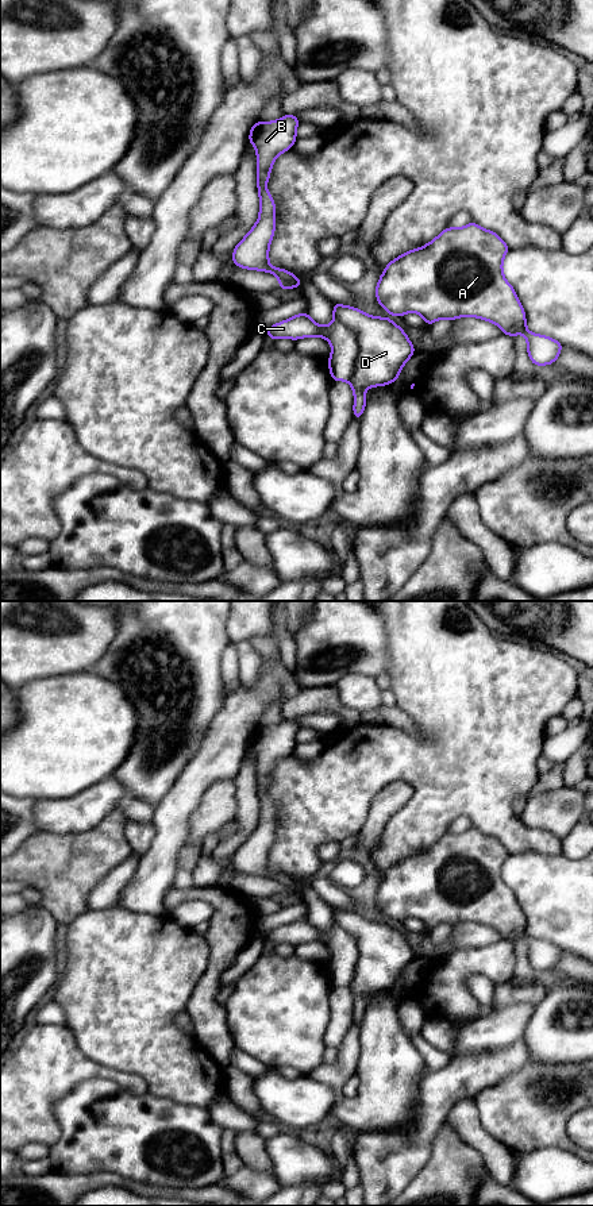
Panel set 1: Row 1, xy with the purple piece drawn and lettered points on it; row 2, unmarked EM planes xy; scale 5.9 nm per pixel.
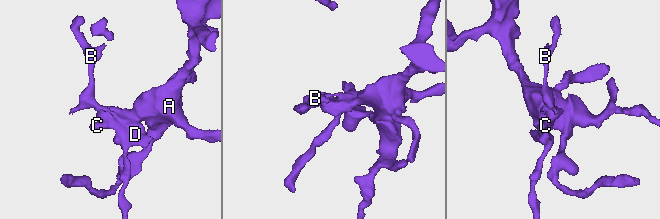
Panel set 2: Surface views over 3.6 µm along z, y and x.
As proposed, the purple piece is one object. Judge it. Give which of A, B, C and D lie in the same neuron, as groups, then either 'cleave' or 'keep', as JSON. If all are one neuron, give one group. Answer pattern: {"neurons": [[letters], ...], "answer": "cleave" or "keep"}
{"neurons": [["A", "C"], ["B", "D"]], "answer": "cleave"}

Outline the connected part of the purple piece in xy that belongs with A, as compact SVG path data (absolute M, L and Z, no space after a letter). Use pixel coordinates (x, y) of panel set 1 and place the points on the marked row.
M474 221L461 228L447 227L432 242L389 262L378 280L376 298L392 315L403 317L408 312L419 313L424 317L427 328L439 319L453 321L470 316L488 320L497 324L504 335L524 335L534 365L551 365L558 359L563 344L527 330L523 305L502 274L502 259L508 250L496 232Z

